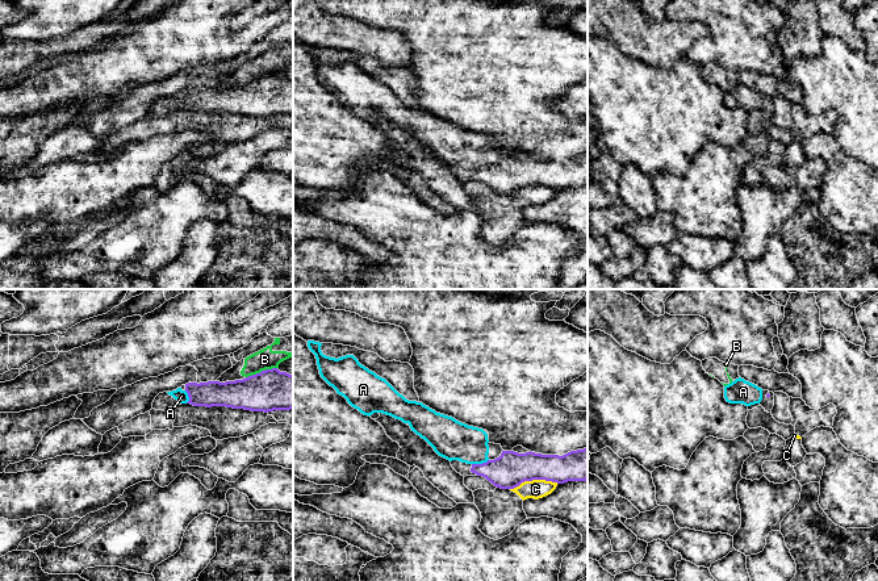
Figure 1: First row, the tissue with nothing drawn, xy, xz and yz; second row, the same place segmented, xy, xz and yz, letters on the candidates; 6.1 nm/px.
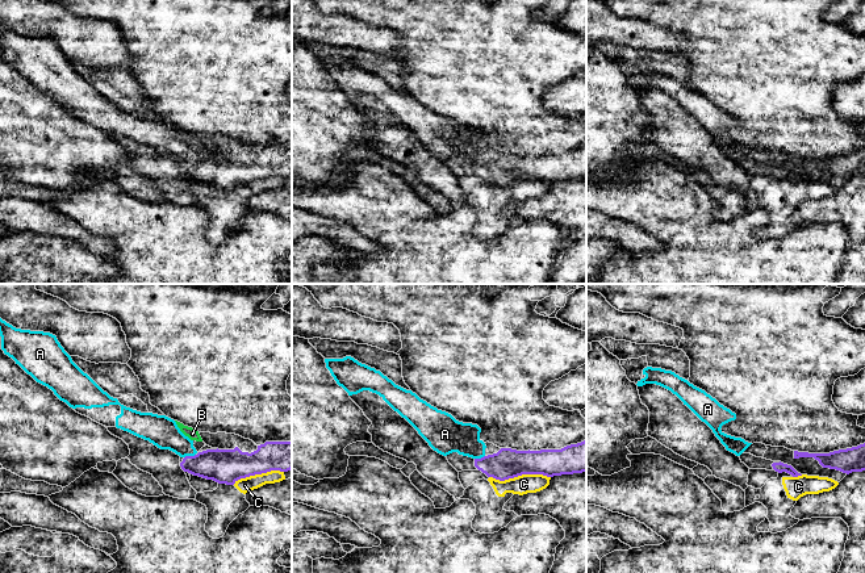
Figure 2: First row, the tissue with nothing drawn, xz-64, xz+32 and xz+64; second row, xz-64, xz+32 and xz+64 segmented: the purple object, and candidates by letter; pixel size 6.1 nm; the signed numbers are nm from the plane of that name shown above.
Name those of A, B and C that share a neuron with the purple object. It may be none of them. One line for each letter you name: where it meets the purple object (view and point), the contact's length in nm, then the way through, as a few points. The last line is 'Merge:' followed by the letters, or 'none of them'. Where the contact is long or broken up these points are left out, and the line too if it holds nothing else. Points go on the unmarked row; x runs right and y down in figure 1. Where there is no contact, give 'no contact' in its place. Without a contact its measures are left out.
A: meets purple in xz at (480, 170); contact 110 nm long; runs through xz (510, 175), (489, 175), (480, 170), (456, 146), (451, 145)
Merge: A

